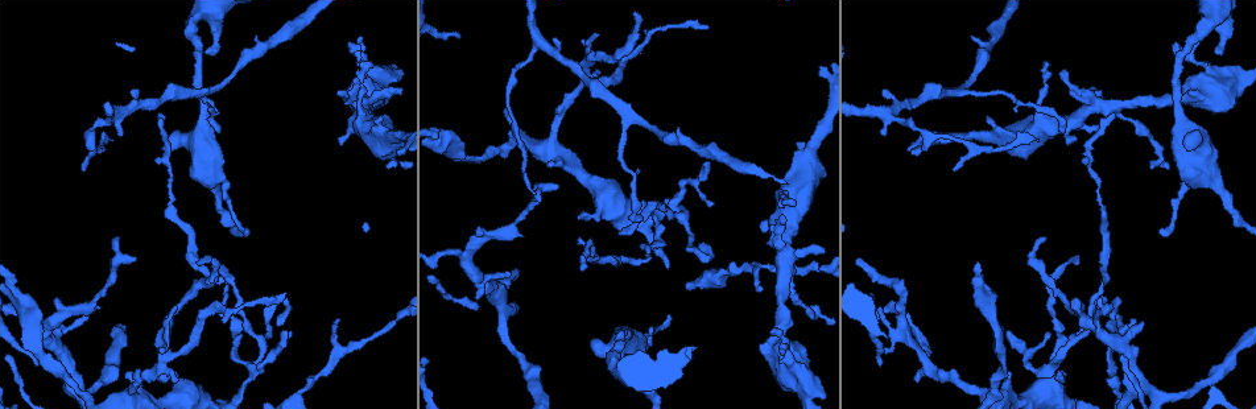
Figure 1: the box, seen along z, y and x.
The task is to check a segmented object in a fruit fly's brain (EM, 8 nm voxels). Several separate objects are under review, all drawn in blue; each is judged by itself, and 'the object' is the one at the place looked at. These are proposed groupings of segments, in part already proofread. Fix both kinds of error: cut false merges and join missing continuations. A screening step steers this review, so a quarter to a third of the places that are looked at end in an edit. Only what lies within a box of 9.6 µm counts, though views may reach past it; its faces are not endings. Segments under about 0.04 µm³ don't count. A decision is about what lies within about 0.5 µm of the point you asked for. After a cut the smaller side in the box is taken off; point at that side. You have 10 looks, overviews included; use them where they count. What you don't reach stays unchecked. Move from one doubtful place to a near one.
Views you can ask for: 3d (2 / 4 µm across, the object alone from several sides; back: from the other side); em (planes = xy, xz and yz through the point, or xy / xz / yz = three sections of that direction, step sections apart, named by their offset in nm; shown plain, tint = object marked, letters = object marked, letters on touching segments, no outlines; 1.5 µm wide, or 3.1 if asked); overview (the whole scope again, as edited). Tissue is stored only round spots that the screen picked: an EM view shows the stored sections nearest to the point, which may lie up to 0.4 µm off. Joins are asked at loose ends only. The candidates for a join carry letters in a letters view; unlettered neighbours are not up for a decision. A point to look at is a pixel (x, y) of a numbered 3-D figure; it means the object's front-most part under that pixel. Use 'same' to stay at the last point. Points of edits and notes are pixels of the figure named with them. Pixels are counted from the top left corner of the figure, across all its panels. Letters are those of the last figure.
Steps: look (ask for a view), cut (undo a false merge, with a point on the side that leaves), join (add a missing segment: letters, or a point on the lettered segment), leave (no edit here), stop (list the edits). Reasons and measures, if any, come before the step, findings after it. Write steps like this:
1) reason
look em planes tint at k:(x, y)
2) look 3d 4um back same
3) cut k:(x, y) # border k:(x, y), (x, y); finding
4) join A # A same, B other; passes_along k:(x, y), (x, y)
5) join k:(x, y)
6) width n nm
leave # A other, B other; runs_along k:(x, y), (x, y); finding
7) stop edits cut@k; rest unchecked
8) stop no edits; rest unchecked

branch stops here
look 3d 4um back at 1:(786, 219)

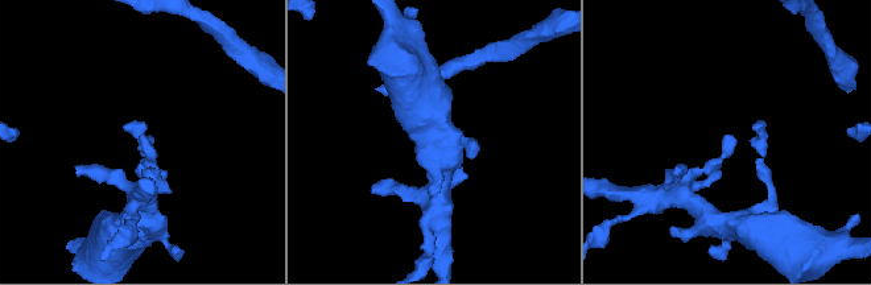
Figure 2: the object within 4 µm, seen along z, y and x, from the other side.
look em planes letters at 2:(726, 135)

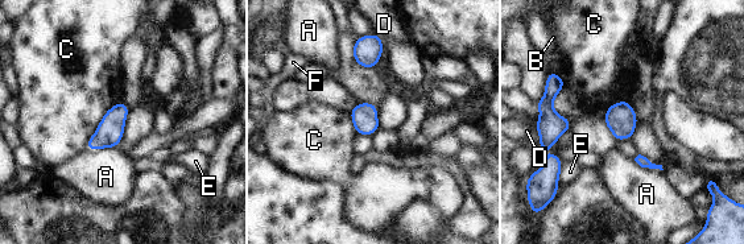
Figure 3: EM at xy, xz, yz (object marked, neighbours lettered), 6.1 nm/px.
leave # A other, B other, C other, D other, E other, F other; border 3:(119, 100), (104, 114), (85, 148); no lettered segment goes on from it

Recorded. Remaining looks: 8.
an open end
look 3d 2um at 1:(784, 350)

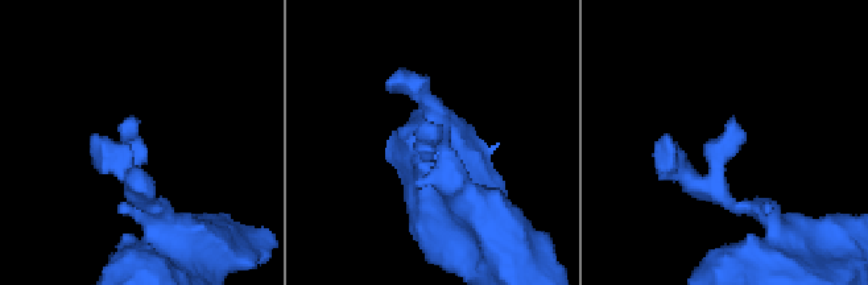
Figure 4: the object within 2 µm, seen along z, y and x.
look em xz step 4 tint at 4:(137, 117)

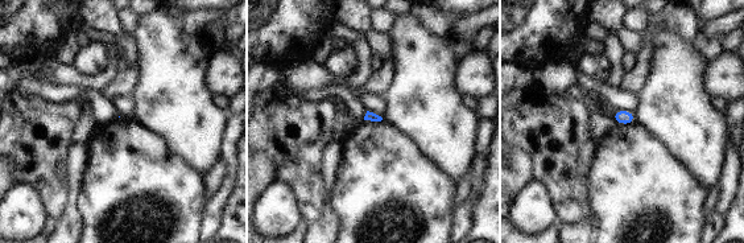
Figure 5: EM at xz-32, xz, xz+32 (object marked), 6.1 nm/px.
cut it another way
look em xy step 8 letters same

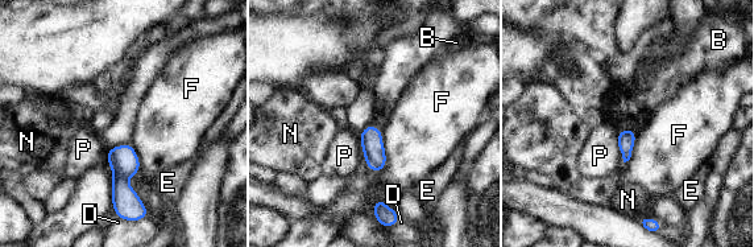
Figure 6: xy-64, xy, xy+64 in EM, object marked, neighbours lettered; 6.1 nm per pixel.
leave # B other, D other, E other, F other, N other, P other; border 6:(636, 130), (621, 130), (618, 132); none of them fits

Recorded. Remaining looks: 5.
thin end
look 3d 4um at 1:(538, 200)

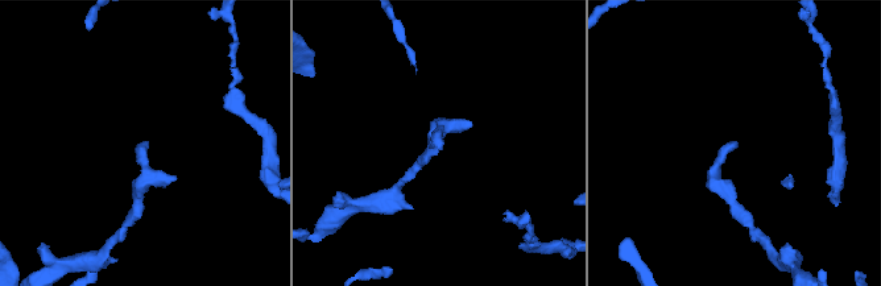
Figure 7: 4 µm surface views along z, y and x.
shape alone is not enough
look em planes letters at 7:(146, 144)

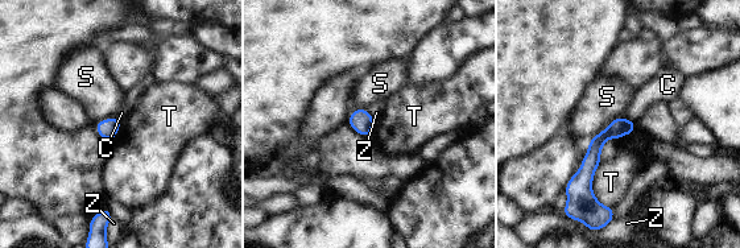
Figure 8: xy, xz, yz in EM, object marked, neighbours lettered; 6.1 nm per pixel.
leave # C other, S other, T other, Z other; border 8:(602, 162), (592, 194), (614, 209); none of them fits

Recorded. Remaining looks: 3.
tapers out
look em xz step 4 tint at 1:(596, 36)

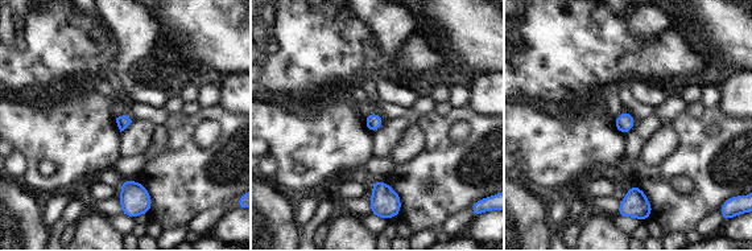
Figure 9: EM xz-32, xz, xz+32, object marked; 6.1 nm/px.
cut it another way
look em planes letters same

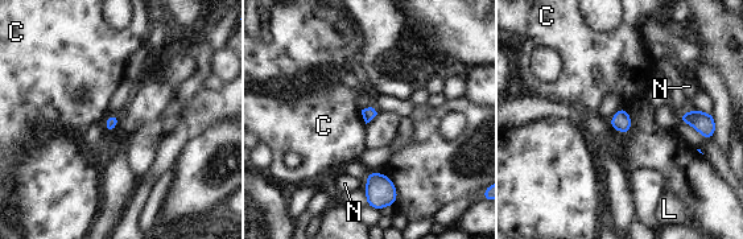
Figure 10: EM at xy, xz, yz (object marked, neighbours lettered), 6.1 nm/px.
width 80 nm
leave # C other, L other, N other; border 10:(360, 110), (366, 123); no lettered segment goes on from it

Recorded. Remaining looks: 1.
stop no edits; rest unchecked

